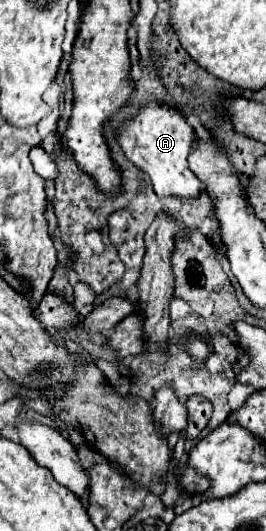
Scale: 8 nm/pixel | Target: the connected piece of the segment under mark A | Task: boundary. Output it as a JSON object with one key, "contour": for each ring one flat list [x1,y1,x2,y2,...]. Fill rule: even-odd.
{"contour":[[149,101,139,117,135,117,133,121,129,121,125,127,119,129,117,139,127,159,131,159,151,179,159,199,175,197,179,201,191,201,197,199,205,189,203,183,197,181,197,175,187,165,187,159,193,147,197,147,199,139,195,129,185,121,185,117,179,111]]}

